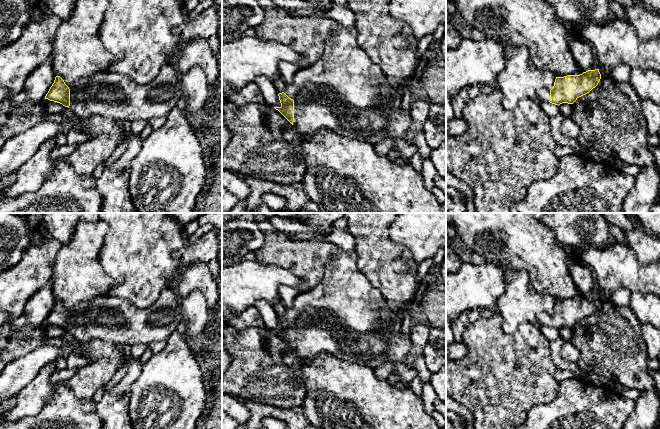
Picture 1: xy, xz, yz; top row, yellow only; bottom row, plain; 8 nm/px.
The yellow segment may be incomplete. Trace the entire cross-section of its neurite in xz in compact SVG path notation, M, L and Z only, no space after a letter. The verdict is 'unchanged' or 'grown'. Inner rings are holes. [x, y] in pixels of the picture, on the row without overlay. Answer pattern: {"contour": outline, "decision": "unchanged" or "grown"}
{"contour": "M337 246L336 249L320 283L295 298L292 306L278 318L281 330L274 332L301 358L312 358L325 352L372 368L386 361L404 363L413 359L422 383L430 382L432 373L426 366L423 353L416 357L410 354L412 343L410 337L402 334L402 320L358 269L356 252L345 252Z", "decision": "grown"}

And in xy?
{"contour": "M167 287L152 305L145 308L108 294L82 302L71 309L66 309L60 300L56 300L45 323L68 331L75 341L80 343L101 339L114 344L133 346L166 340L183 320L180 299L175 289Z", "decision": "grown"}

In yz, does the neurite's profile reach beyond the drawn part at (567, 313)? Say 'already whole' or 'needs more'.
needs more

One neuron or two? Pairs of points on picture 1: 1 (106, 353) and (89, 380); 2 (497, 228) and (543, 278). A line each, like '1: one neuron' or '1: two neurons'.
1: one neuron
2: one neuron

